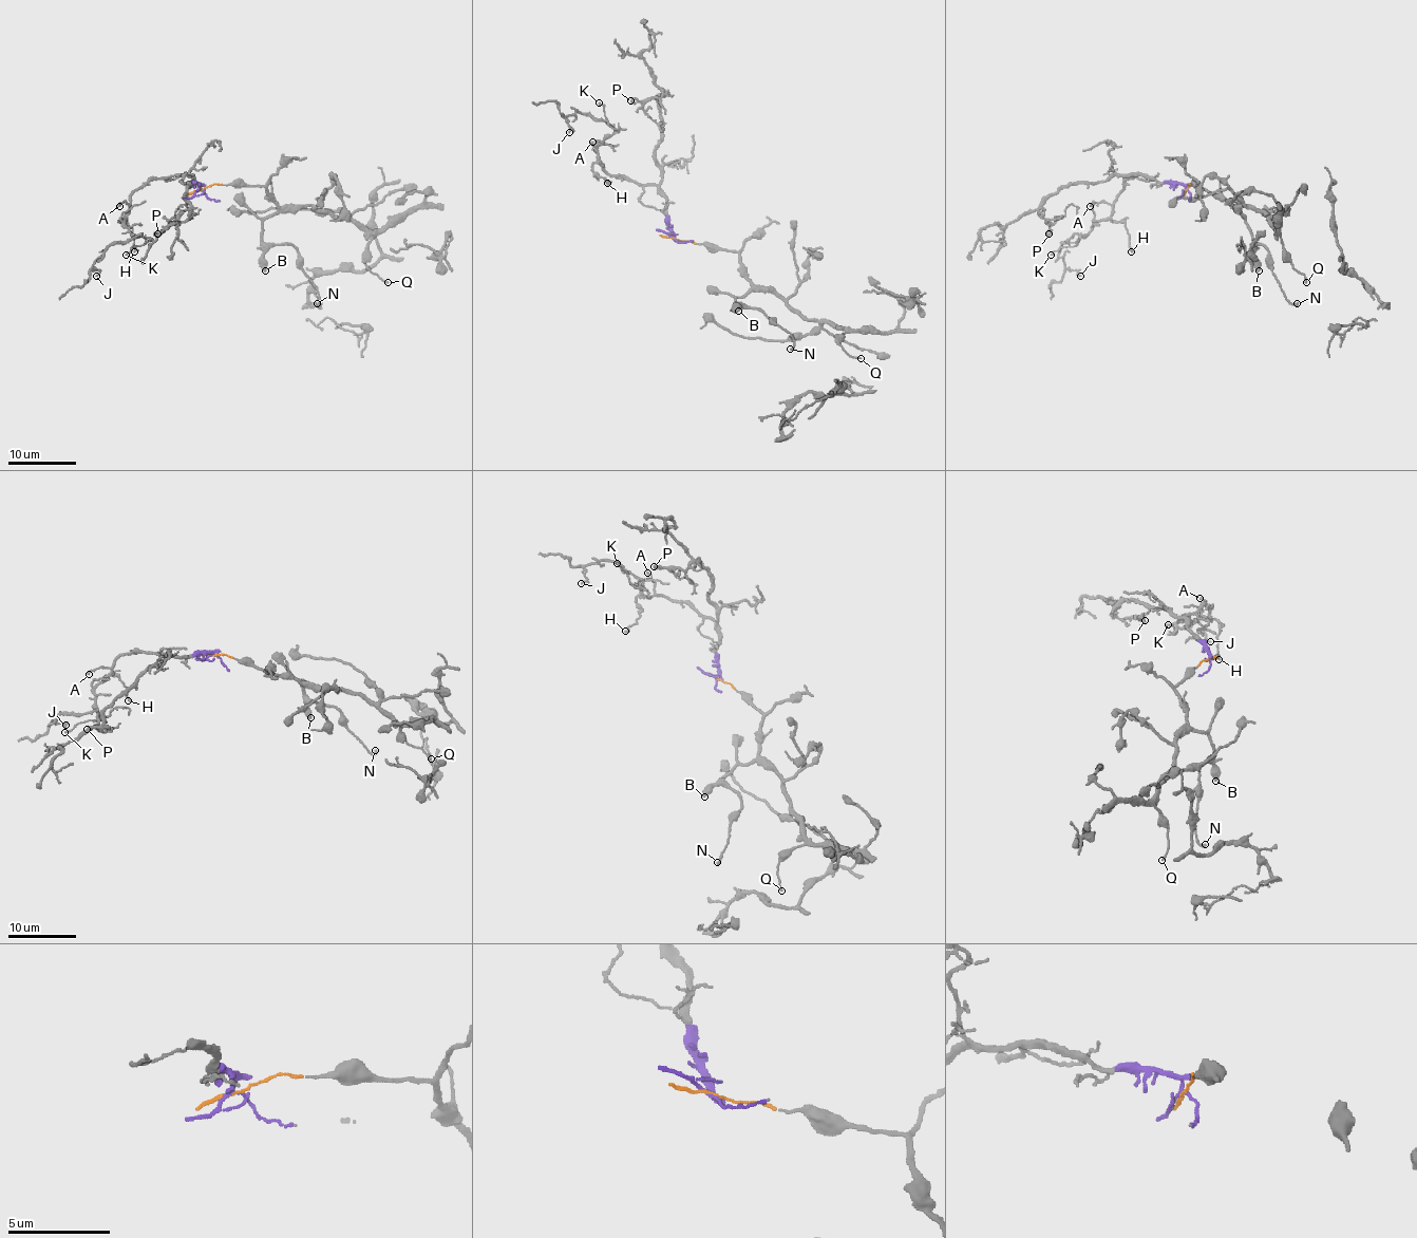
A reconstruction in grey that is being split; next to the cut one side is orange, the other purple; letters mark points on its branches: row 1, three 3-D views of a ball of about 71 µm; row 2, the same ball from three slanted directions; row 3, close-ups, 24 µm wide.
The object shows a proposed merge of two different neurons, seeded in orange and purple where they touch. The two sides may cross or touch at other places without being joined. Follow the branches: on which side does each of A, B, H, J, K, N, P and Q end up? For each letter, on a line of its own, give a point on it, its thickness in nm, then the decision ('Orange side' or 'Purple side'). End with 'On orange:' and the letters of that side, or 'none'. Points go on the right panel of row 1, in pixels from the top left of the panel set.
A: Place: (1090, 206). Thickness 70 nm. Purple side
B: Place: (1259, 270). Thickness 460 nm. Orange side
H: Place: (1131, 251). Thickness 150 nm. Purple side
J: Place: (1080, 276). Thickness 80 nm. Purple side
K: Place: (1051, 255). Thickness 100 nm. Purple side
N: Place: (1297, 303). Thickness 160 nm. Orange side
P: Place: (1049, 233). Thickness 160 nm. Purple side
Q: Place: (1306, 282). Thickness 120 nm. Orange side
On orange: B, N, Q

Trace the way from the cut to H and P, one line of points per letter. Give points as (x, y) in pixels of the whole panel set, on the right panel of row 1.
H: (1186, 189), (1177, 183), (1157, 183), (1133, 174), (1125, 181), (1110, 218), (1125, 223), (1132, 252)
P: (1186, 189), (1177, 183), (1157, 183), (1135, 174), (1065, 184), (1038, 213), (1049, 225), (1049, 233)

